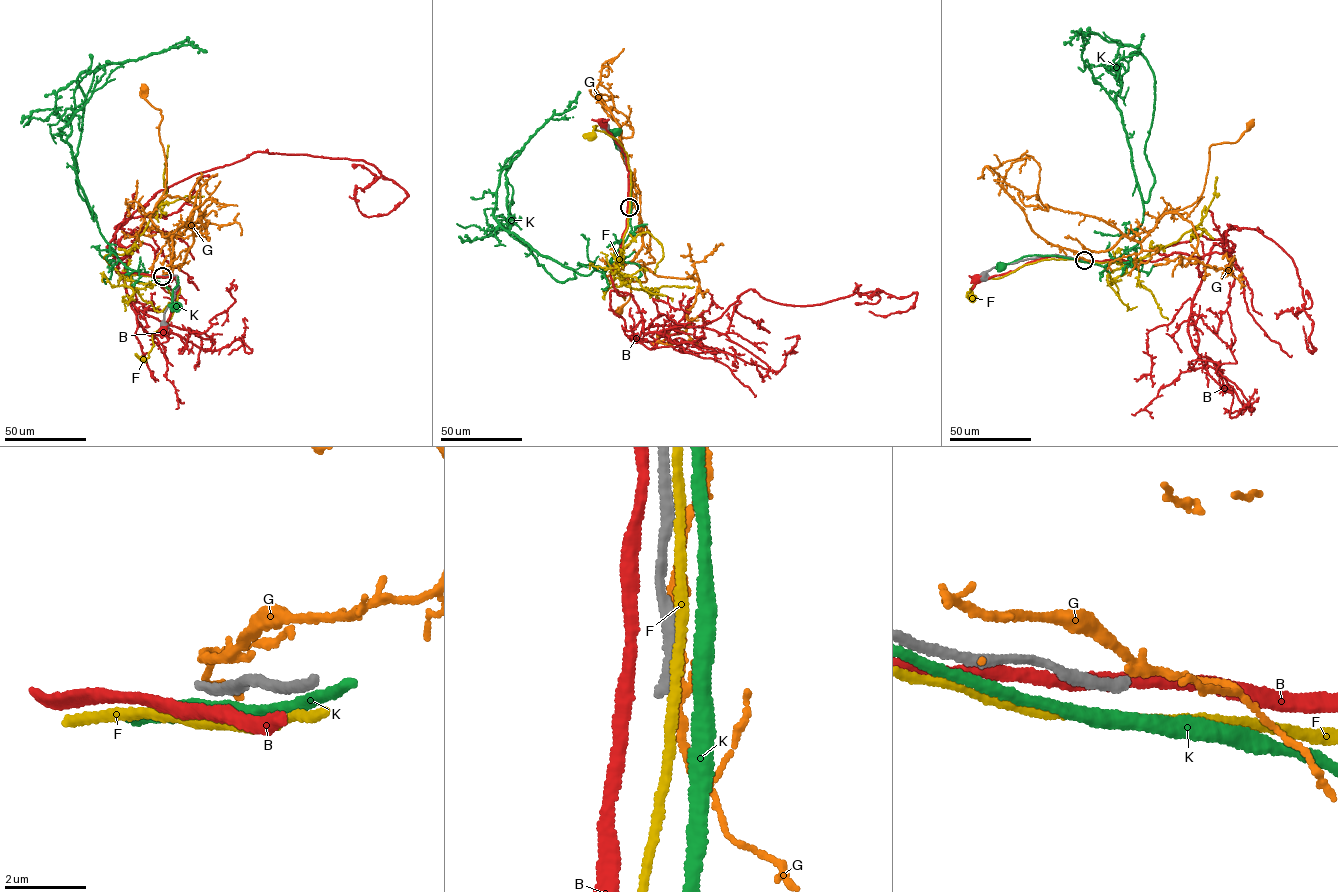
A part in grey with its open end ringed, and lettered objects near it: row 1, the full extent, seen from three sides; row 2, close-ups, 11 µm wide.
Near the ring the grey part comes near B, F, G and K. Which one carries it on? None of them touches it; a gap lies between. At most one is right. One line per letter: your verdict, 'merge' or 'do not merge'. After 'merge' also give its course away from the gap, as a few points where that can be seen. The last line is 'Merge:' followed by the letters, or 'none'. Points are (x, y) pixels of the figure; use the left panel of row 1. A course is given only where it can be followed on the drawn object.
B: do not merge
F: do not merge
G: do not merge
K: do not merge
Merge: none

